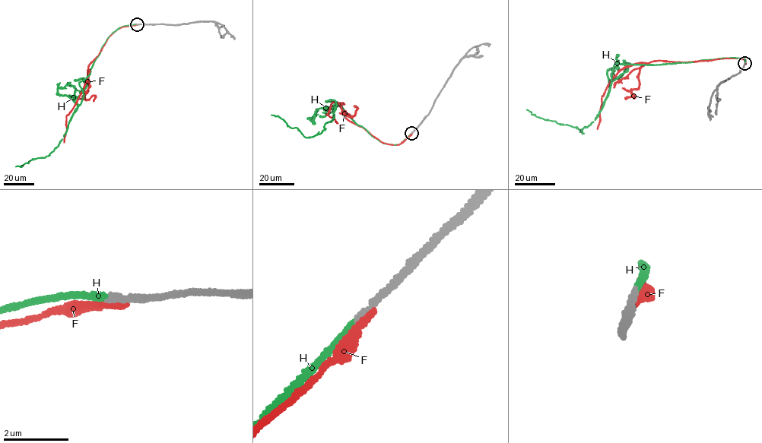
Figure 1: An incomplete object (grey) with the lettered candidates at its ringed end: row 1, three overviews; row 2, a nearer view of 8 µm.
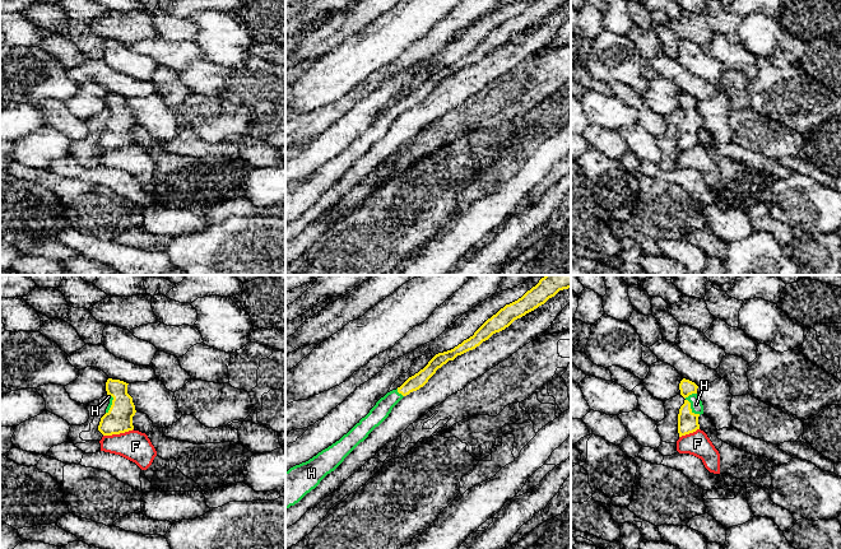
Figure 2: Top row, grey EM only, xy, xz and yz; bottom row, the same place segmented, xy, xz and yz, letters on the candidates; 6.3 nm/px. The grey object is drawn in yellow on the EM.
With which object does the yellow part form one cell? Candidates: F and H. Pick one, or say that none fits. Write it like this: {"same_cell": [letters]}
{"same_cell": ["H"]}

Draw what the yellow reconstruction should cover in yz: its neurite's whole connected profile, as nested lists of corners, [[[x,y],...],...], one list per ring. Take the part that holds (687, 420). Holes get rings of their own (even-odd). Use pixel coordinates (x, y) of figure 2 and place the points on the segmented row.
[[[683,378],[679,383],[680,395],[686,399],[678,414],[679,437],[689,434],[700,429],[698,417],[703,414],[703,405],[697,396],[698,386]]]

